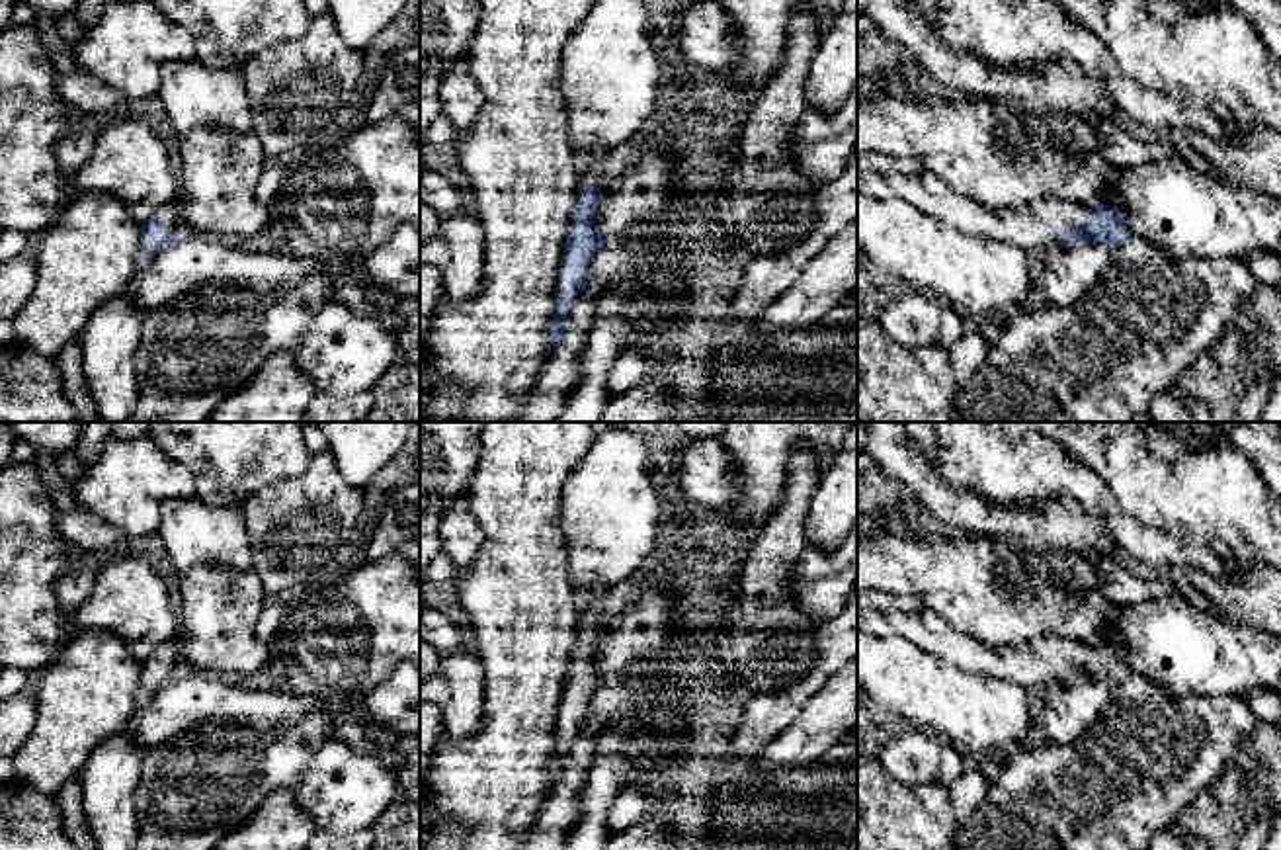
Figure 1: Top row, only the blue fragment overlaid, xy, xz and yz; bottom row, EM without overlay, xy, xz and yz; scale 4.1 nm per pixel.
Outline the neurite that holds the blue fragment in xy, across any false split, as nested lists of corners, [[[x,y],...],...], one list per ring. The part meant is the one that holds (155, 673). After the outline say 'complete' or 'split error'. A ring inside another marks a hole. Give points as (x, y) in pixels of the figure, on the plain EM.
[[[178,639],[166,641],[141,662],[139,701],[148,700],[160,686],[182,670],[182,653]]]; split error

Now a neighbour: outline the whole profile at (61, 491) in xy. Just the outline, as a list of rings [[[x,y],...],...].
[[[39,451],[35,467],[39,469],[39,475],[59,514],[68,514],[74,508],[78,508],[76,496],[74,496],[74,483],[70,483],[57,471],[55,457],[51,453]]]

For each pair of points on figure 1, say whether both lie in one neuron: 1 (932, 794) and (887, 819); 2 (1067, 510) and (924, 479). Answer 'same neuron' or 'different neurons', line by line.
1: same neuron
2: same neuron

